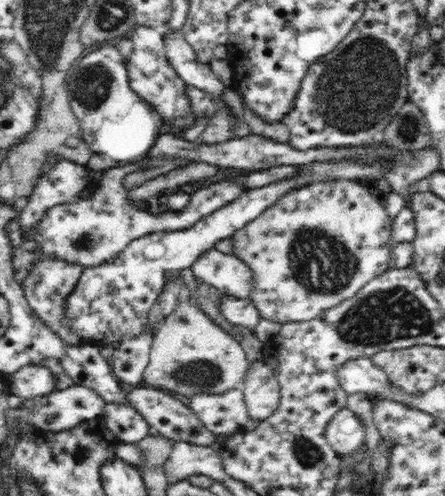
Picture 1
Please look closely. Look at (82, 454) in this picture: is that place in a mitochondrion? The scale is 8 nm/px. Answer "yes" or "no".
yes

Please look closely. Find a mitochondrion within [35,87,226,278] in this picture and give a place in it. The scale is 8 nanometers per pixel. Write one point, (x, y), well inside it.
(85, 241)

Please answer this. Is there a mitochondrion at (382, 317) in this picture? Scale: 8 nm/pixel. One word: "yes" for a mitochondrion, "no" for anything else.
yes

